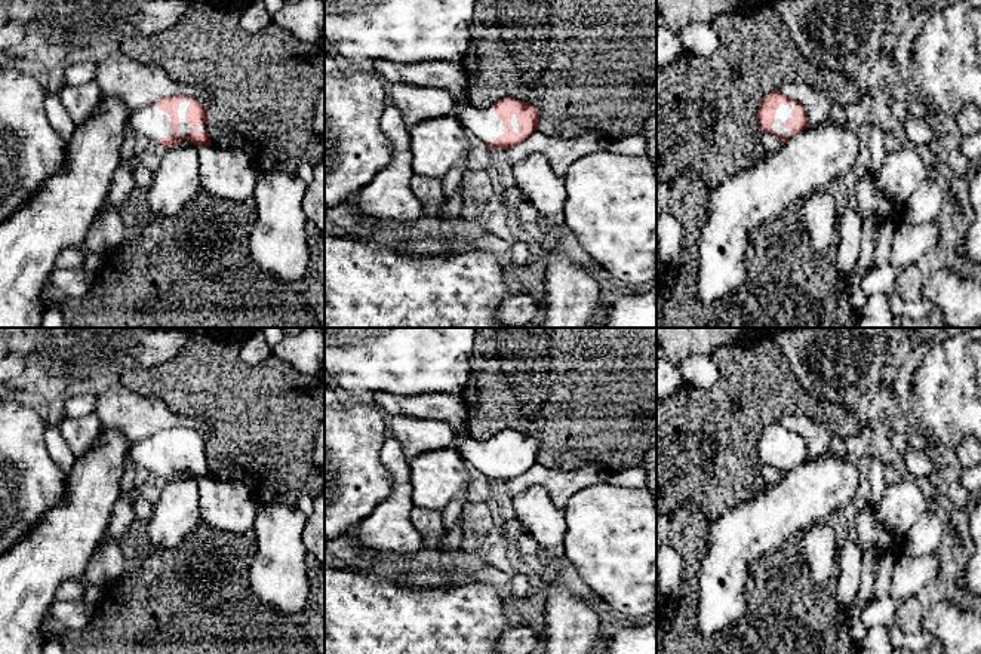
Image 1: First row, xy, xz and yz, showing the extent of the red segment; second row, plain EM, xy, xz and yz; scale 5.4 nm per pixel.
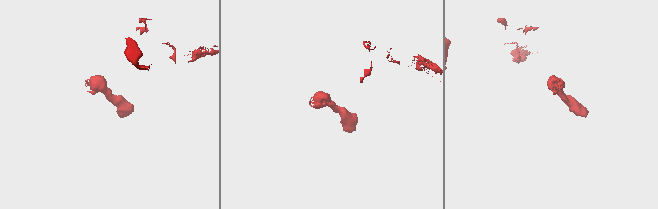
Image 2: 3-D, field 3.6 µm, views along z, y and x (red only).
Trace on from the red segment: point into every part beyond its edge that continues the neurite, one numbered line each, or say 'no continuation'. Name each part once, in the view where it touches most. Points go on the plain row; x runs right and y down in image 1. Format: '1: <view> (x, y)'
1: xy (184, 460)

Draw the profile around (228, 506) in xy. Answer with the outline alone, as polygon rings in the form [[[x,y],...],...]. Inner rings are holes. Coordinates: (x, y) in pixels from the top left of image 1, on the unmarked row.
[[[197,478],[202,523],[234,534],[253,532],[258,504],[243,482]]]

